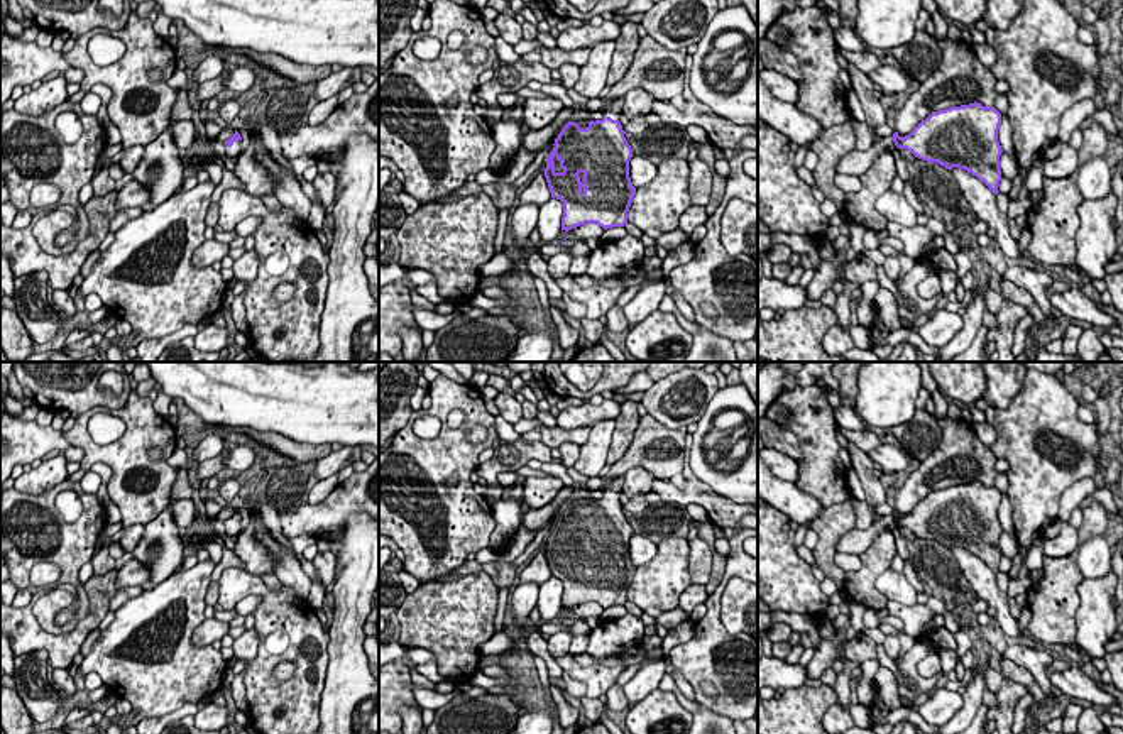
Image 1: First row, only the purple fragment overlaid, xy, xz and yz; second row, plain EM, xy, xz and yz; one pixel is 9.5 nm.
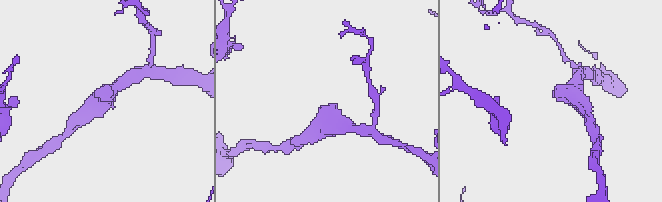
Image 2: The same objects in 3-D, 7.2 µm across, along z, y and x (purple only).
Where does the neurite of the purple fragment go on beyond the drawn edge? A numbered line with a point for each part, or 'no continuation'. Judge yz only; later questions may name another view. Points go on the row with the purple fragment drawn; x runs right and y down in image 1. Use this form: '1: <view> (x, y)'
1: yz (856, 163)

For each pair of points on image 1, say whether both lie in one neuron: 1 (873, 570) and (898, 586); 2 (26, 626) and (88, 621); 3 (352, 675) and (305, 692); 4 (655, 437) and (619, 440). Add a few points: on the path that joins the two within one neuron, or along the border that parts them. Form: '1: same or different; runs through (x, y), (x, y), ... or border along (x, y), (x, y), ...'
1: different; border along (890, 567), (875, 582), (888, 599)
2: same; runs through (41, 640), (70, 641), (75, 636)
3: different; border along (328, 646), (328, 667), (318, 716)
4: different; border along (640, 418), (628, 450), (611, 465)

